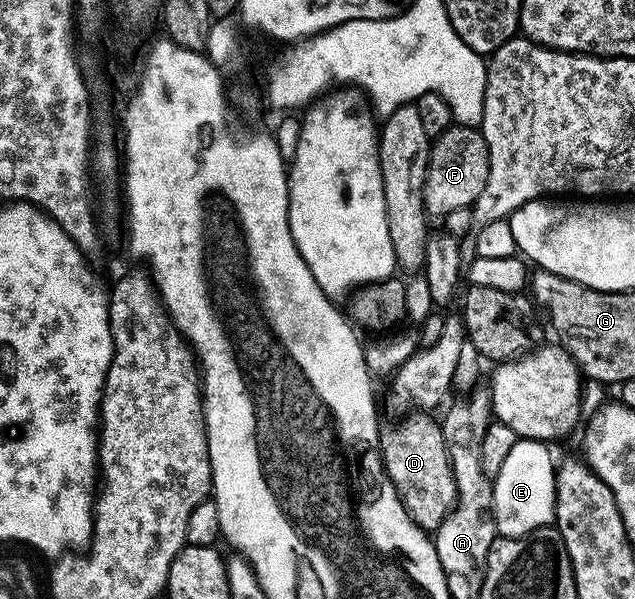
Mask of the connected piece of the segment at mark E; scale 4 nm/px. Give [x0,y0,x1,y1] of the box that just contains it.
[492,440,555,538]

